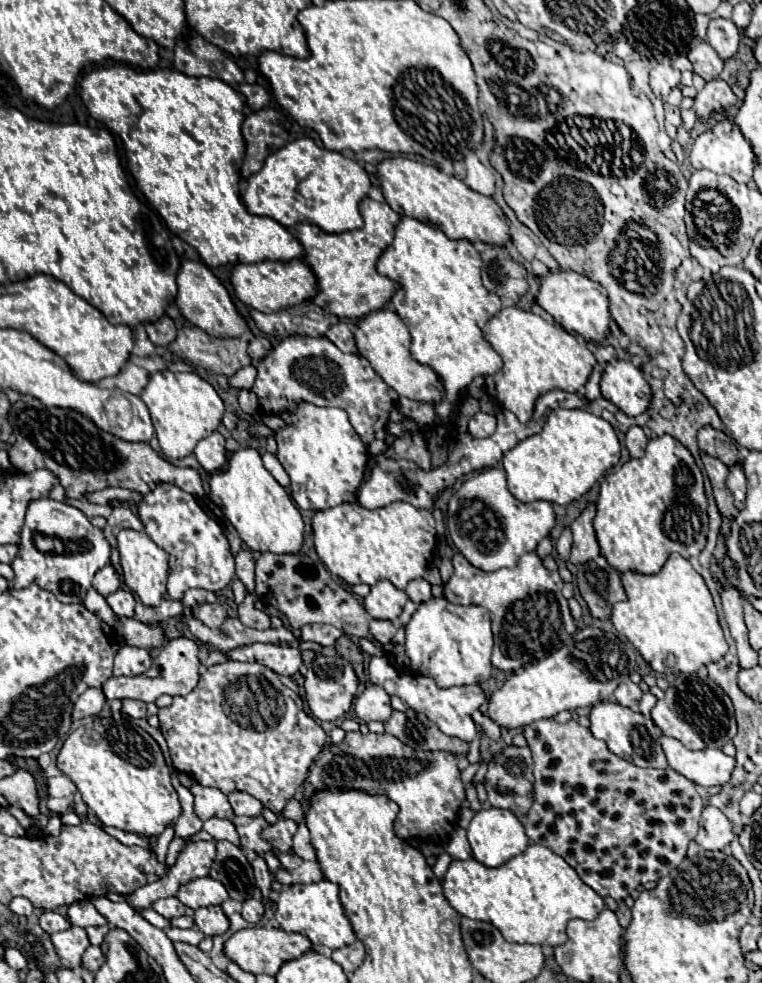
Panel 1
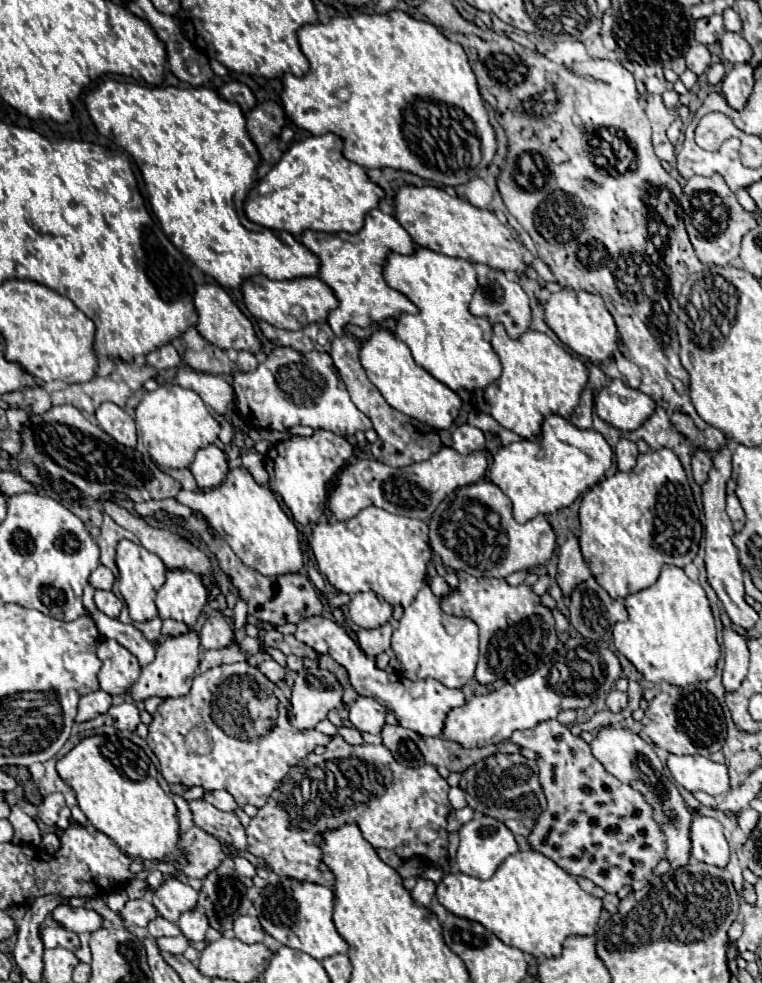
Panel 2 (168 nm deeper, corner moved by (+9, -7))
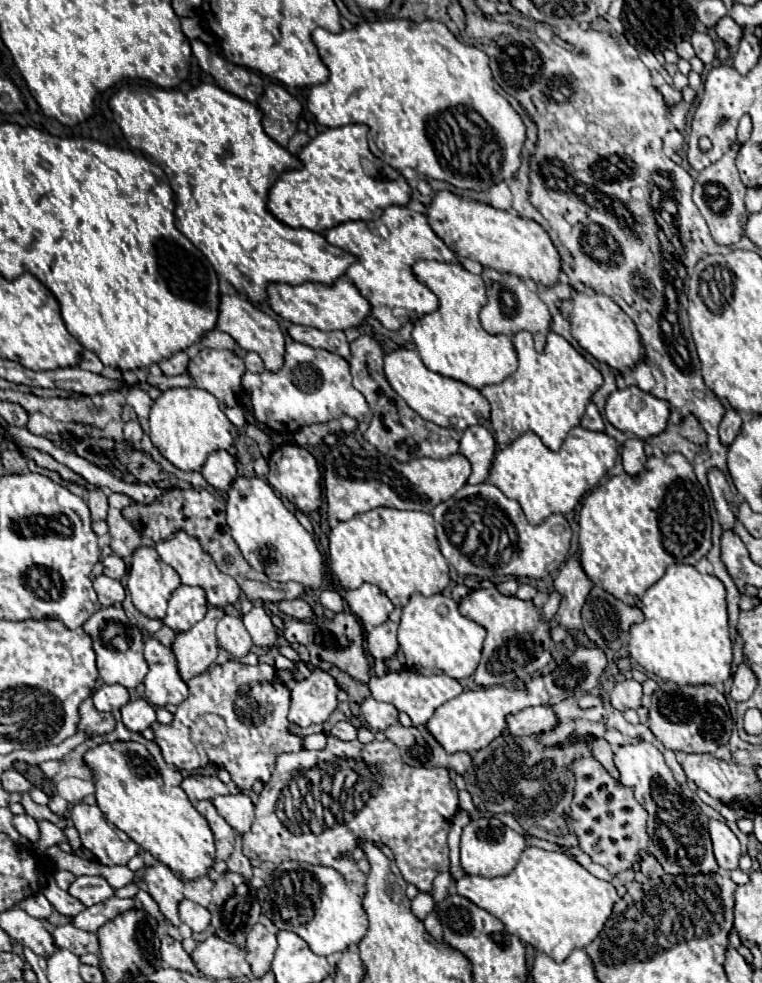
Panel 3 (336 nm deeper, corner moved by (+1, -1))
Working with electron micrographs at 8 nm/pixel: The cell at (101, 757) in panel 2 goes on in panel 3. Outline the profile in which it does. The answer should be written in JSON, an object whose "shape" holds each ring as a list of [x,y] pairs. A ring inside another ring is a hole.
{"shape":[[[133,741],[103,743],[85,753],[85,761],[95,775],[95,797],[107,821],[125,831],[139,847],[167,865],[183,881],[207,877],[215,861],[215,845],[207,819],[191,805],[181,787],[165,787],[155,759]]]}

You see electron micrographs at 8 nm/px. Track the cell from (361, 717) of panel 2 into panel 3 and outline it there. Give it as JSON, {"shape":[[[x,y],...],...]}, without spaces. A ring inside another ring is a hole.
{"shape":[[[367,697],[361,705],[361,715],[367,721],[367,725],[373,731],[385,731],[389,725],[397,725],[397,709],[389,703],[375,701],[373,697]]]}

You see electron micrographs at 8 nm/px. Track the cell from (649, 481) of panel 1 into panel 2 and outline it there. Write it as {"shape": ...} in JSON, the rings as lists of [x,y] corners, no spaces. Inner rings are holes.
{"shape":[[[669,449],[643,453],[631,471],[601,479],[583,495],[579,521],[581,553],[597,583],[611,597],[627,597],[651,587],[667,563],[675,567],[691,563],[703,533],[685,469]]]}

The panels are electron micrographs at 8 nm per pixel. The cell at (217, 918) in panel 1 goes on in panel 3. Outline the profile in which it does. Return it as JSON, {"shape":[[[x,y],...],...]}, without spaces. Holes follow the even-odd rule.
{"shape":[[[183,899],[181,905],[179,905],[179,917],[193,931],[205,931],[209,927],[211,913],[205,907],[201,907],[201,905],[197,905],[197,903],[189,901],[189,899]]]}

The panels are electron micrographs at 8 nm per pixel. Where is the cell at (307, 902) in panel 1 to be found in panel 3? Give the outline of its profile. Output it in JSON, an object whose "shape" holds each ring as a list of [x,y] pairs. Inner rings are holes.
{"shape":[[[283,861],[257,891],[263,915],[267,915],[279,929],[293,931],[303,937],[311,951],[323,957],[347,951],[349,945],[359,943],[367,933],[367,917],[361,897],[355,895],[347,881],[333,867],[305,865],[299,861]]]}

